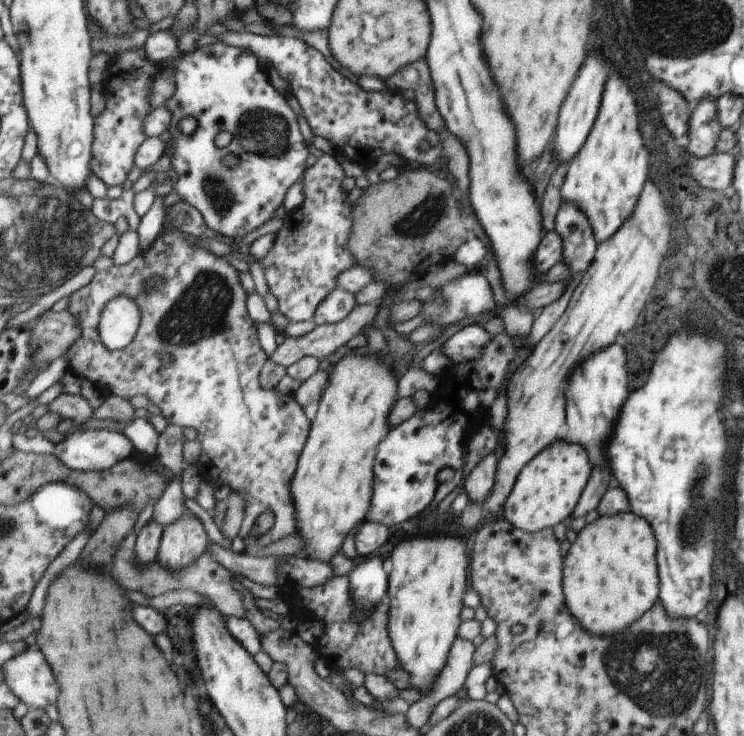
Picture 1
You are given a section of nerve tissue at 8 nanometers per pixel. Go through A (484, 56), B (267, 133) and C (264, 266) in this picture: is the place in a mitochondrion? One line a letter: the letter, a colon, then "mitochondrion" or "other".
A: other
B: mitochondrion
C: other

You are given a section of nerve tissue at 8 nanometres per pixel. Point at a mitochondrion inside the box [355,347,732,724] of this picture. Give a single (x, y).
(660, 673)

